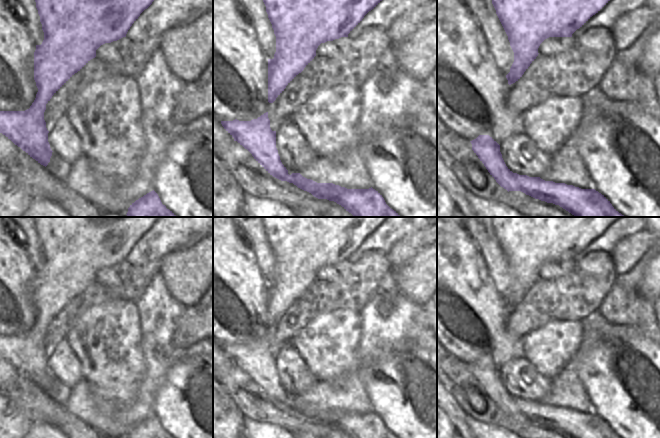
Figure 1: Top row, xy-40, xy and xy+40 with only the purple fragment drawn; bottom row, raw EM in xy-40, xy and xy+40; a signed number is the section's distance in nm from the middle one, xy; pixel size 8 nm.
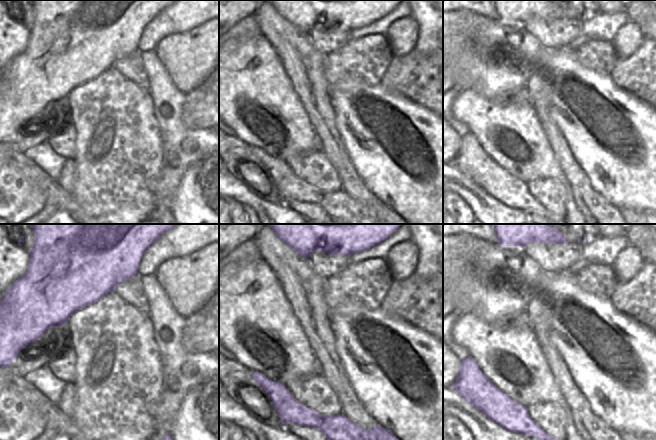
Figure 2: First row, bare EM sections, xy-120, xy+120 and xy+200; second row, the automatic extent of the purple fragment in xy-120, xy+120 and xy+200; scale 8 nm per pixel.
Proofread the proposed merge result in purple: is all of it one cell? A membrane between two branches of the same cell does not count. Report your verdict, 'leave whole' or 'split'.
split

